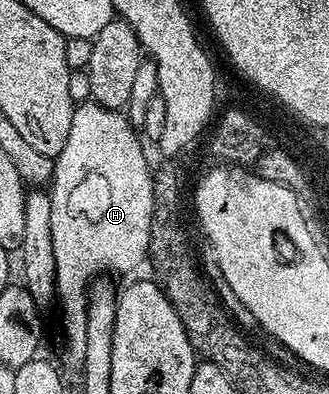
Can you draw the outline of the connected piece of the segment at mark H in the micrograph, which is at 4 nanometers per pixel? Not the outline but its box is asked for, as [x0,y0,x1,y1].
[50,102,154,366]

